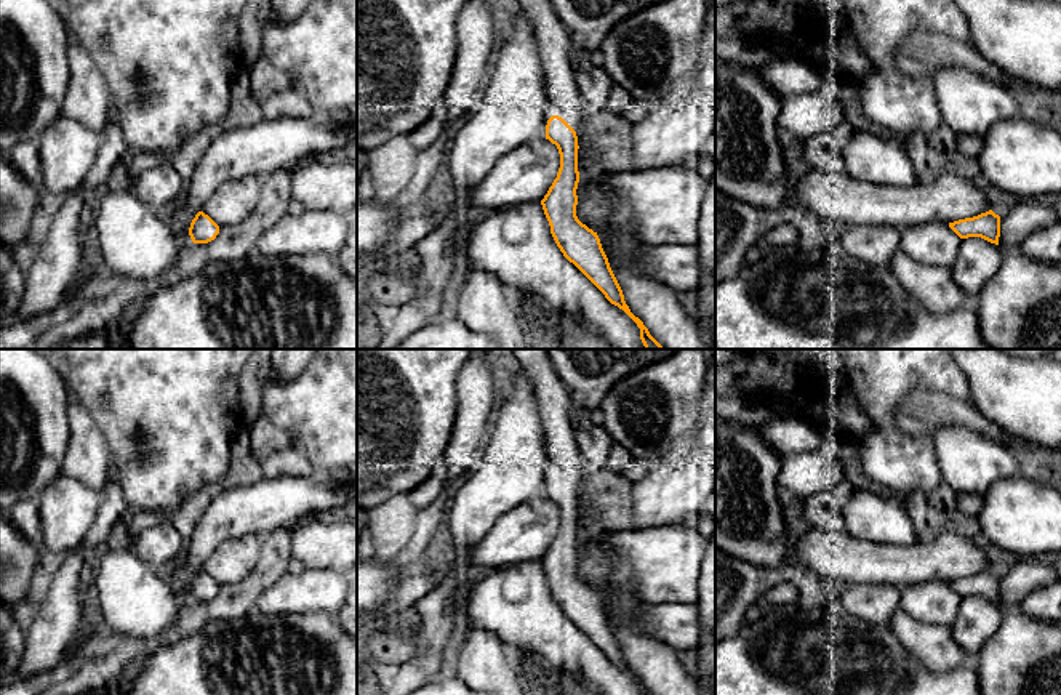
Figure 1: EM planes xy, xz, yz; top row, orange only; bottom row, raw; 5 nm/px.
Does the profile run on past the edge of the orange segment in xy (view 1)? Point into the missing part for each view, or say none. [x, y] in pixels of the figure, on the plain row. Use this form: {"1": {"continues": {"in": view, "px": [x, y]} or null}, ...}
{"1": {"continues": null}}

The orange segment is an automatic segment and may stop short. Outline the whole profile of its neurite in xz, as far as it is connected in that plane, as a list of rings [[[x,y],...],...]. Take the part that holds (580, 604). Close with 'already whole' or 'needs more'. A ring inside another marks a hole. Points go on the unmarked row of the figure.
[[[510,349],[512,357],[531,376],[546,432],[546,447],[554,474],[546,484],[546,498],[557,504],[560,527],[541,559],[551,593],[563,612],[603,653],[623,668],[640,687],[640,695],[651,695],[643,681],[624,660],[623,649],[610,626],[597,591],[576,575],[578,564],[578,495],[576,487],[587,469],[573,439],[571,396],[559,378],[546,349]]]; needs more

